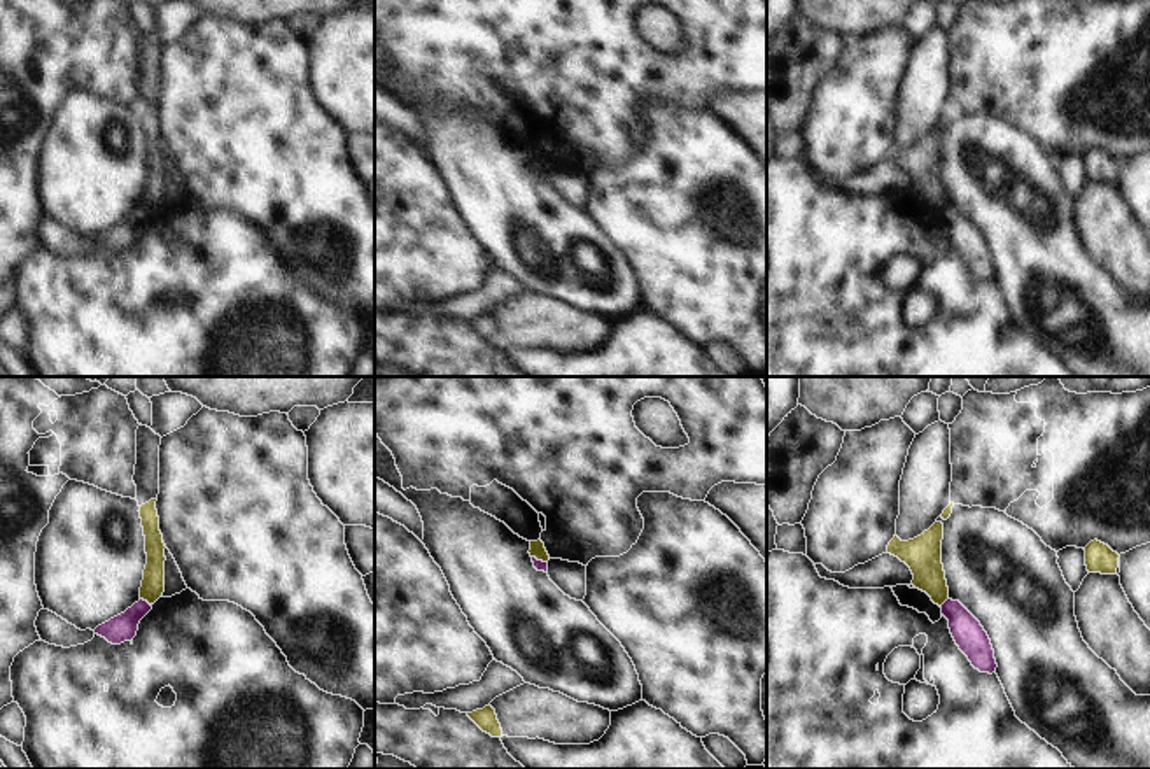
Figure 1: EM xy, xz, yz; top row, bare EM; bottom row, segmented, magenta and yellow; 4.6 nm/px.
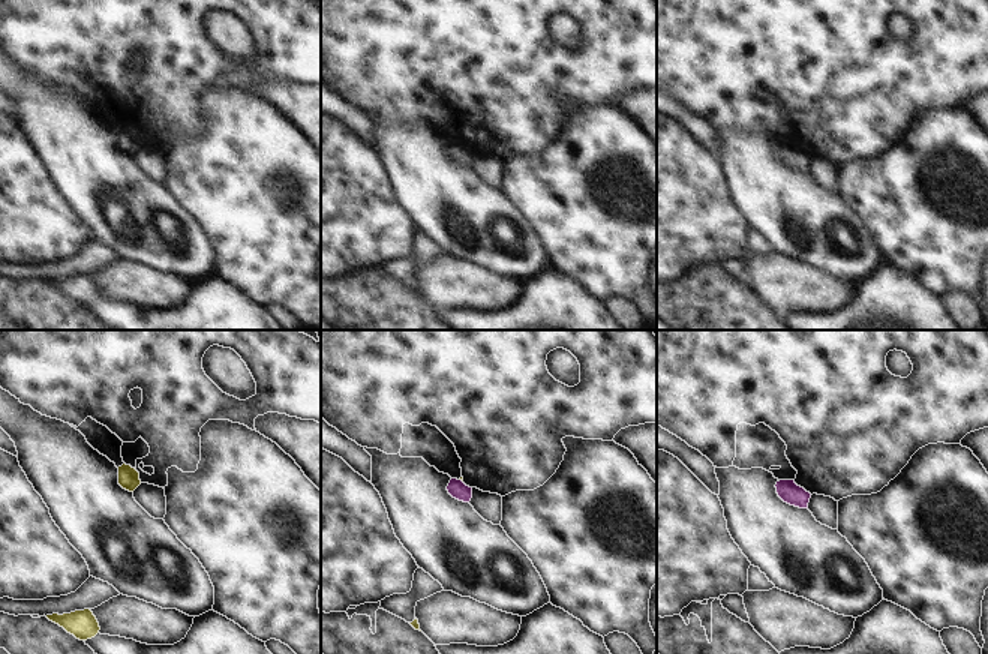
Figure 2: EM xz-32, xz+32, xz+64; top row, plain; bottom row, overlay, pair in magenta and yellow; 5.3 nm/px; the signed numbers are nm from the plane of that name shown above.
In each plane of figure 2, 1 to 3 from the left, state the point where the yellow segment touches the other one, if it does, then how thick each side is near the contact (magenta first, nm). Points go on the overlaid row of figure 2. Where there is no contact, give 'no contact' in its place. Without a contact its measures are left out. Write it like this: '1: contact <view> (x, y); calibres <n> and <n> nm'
1: no contact
2: contact xz+32 (461, 480); calibres 100 and 20 nm
3: no contact

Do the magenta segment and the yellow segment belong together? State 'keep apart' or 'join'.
keep apart

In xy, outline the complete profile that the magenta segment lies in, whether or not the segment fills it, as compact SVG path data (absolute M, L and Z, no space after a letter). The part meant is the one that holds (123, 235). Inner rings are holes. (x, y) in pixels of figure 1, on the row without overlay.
M140 207L124 221L110 226L109 229L98 233L95 242L105 245L112 252L121 252L131 249L137 243L140 228L152 217L152 214Z

